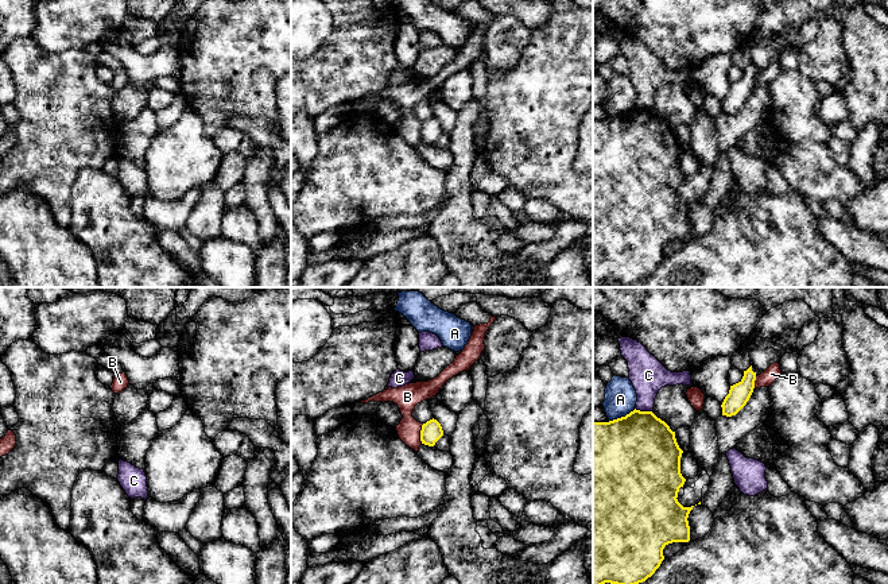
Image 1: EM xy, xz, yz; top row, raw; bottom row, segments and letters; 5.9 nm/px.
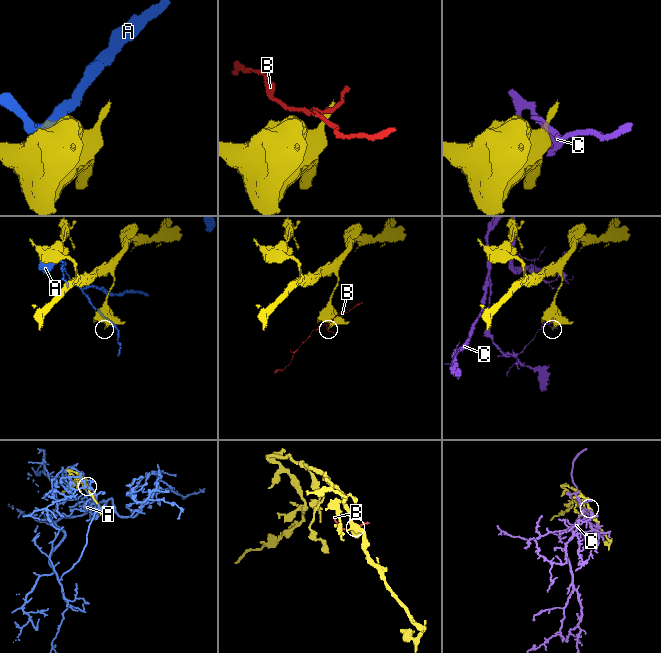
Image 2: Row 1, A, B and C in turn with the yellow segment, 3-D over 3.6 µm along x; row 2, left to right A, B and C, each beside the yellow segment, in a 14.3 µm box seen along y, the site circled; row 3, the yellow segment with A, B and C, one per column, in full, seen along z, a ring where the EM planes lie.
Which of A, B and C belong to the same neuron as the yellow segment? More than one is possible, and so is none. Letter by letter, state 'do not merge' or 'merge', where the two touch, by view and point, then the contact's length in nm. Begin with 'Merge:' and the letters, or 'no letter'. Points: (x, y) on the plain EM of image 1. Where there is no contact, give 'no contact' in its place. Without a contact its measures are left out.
Merge: no letter
A: do not merge; meets yellow in yz at (621, 115); contact 180 nm long
B: do not merge; meets yellow in xz at (421, 131); contact 120 nm long
C: do not merge; meets yellow in yz at (643, 109); contact 110 nm long

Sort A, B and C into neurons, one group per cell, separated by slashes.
A / B / C

